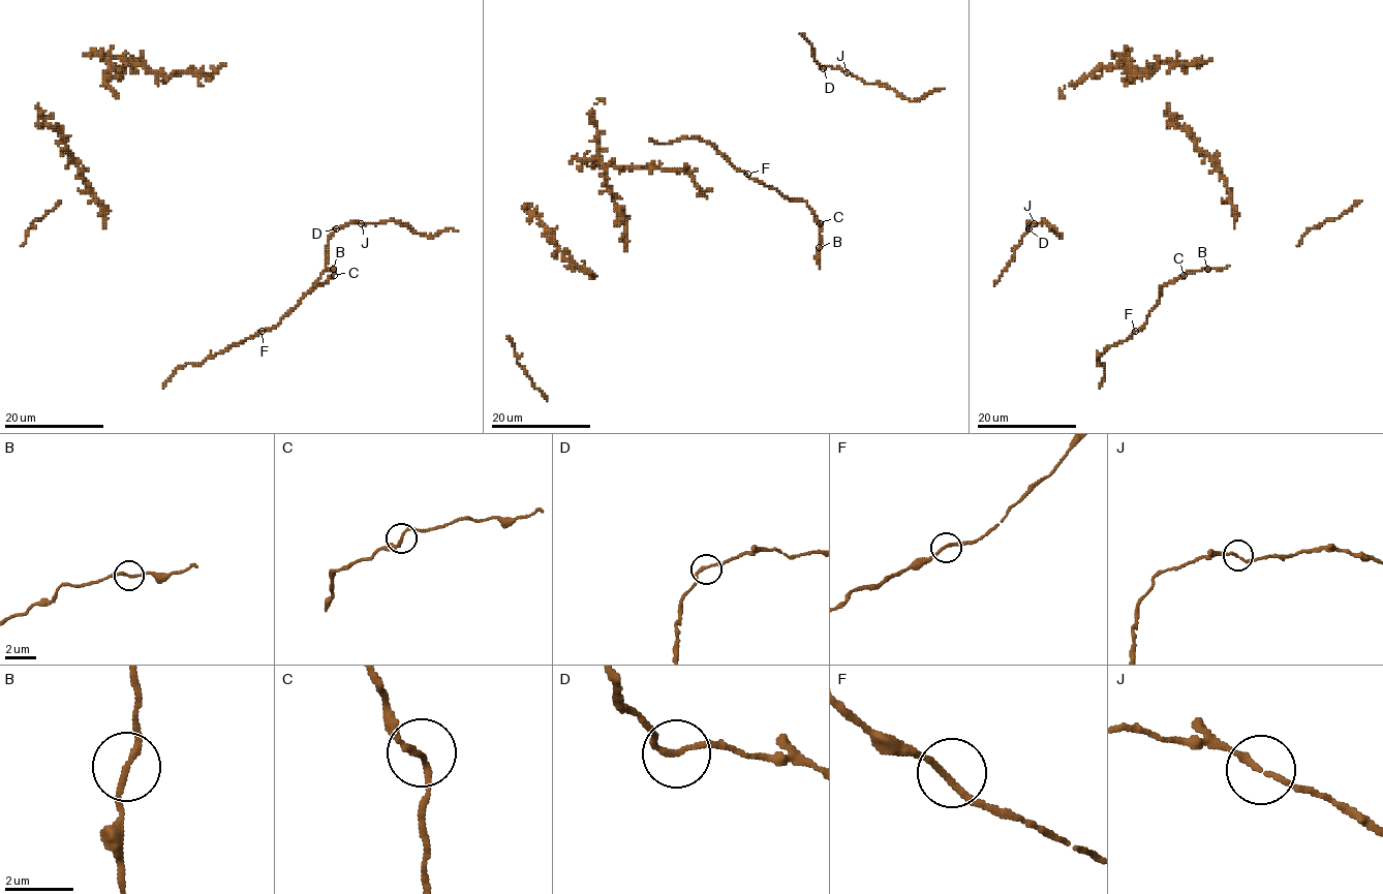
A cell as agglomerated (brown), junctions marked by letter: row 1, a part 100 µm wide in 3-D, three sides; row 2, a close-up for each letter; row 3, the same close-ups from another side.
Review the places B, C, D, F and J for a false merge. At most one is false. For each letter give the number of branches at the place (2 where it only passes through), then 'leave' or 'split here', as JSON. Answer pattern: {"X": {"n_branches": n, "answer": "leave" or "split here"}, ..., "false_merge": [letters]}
{"B": {"n_branches": 2, "answer": "split here"}, "C": {"n_branches": 2, "answer": "leave"}, "D": {"n_branches": 2, "answer": "leave"}, "F": {"n_branches": 2, "answer": "leave"}, "J": {"n_branches": 2, "answer": "leave"}, "false_merge": ["B"]}

